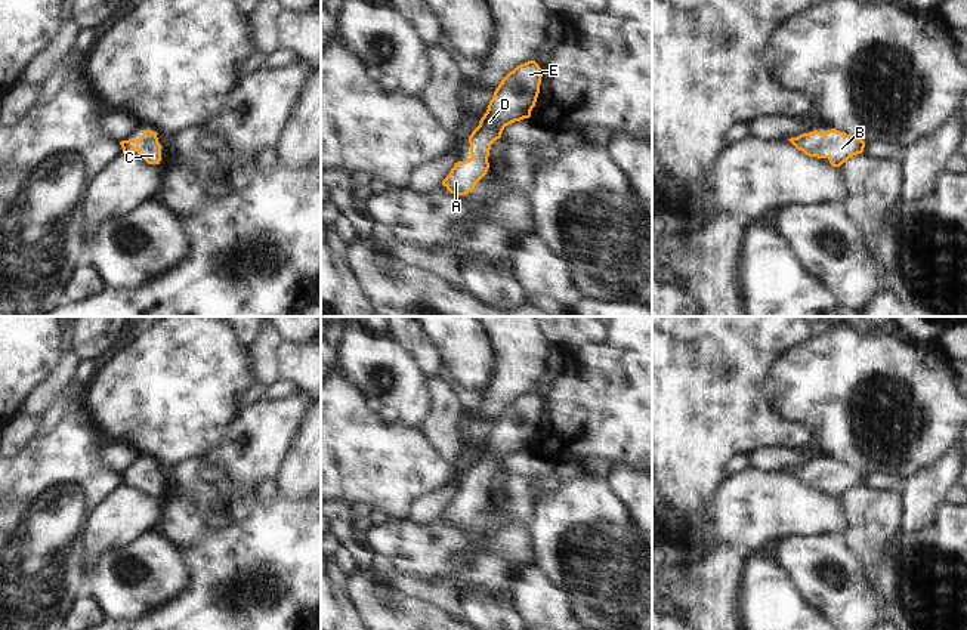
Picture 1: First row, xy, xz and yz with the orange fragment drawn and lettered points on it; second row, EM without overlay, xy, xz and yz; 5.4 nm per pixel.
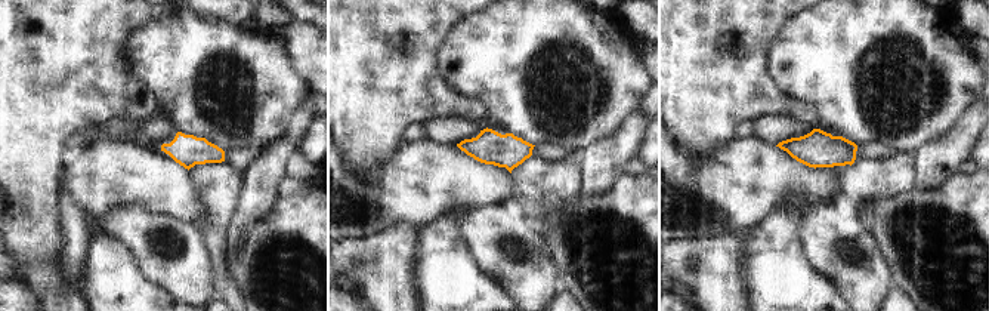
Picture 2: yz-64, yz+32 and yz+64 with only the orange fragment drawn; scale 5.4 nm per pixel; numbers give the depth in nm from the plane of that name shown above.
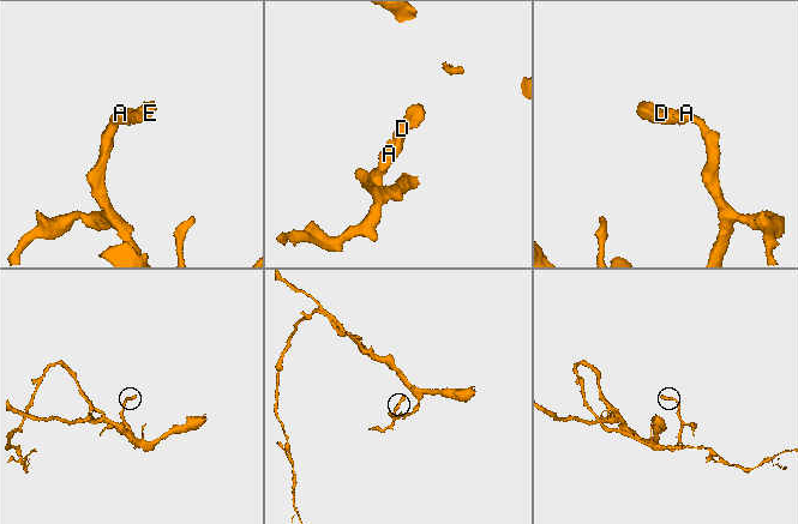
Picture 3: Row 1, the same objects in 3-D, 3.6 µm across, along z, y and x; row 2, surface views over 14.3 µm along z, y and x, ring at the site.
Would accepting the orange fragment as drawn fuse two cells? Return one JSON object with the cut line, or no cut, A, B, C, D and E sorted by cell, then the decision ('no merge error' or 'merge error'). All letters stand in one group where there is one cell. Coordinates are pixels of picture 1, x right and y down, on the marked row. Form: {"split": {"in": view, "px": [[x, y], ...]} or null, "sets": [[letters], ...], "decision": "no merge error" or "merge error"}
{"split": null, "sets": [["A", "B", "C", "D", "E"]], "decision": "no merge error"}

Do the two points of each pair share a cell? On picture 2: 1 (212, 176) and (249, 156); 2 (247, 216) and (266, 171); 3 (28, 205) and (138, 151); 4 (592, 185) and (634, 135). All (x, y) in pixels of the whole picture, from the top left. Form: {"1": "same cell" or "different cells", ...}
{"1": "different cells", "2": "same cell", "3": "different cells", "4": "same cell"}

